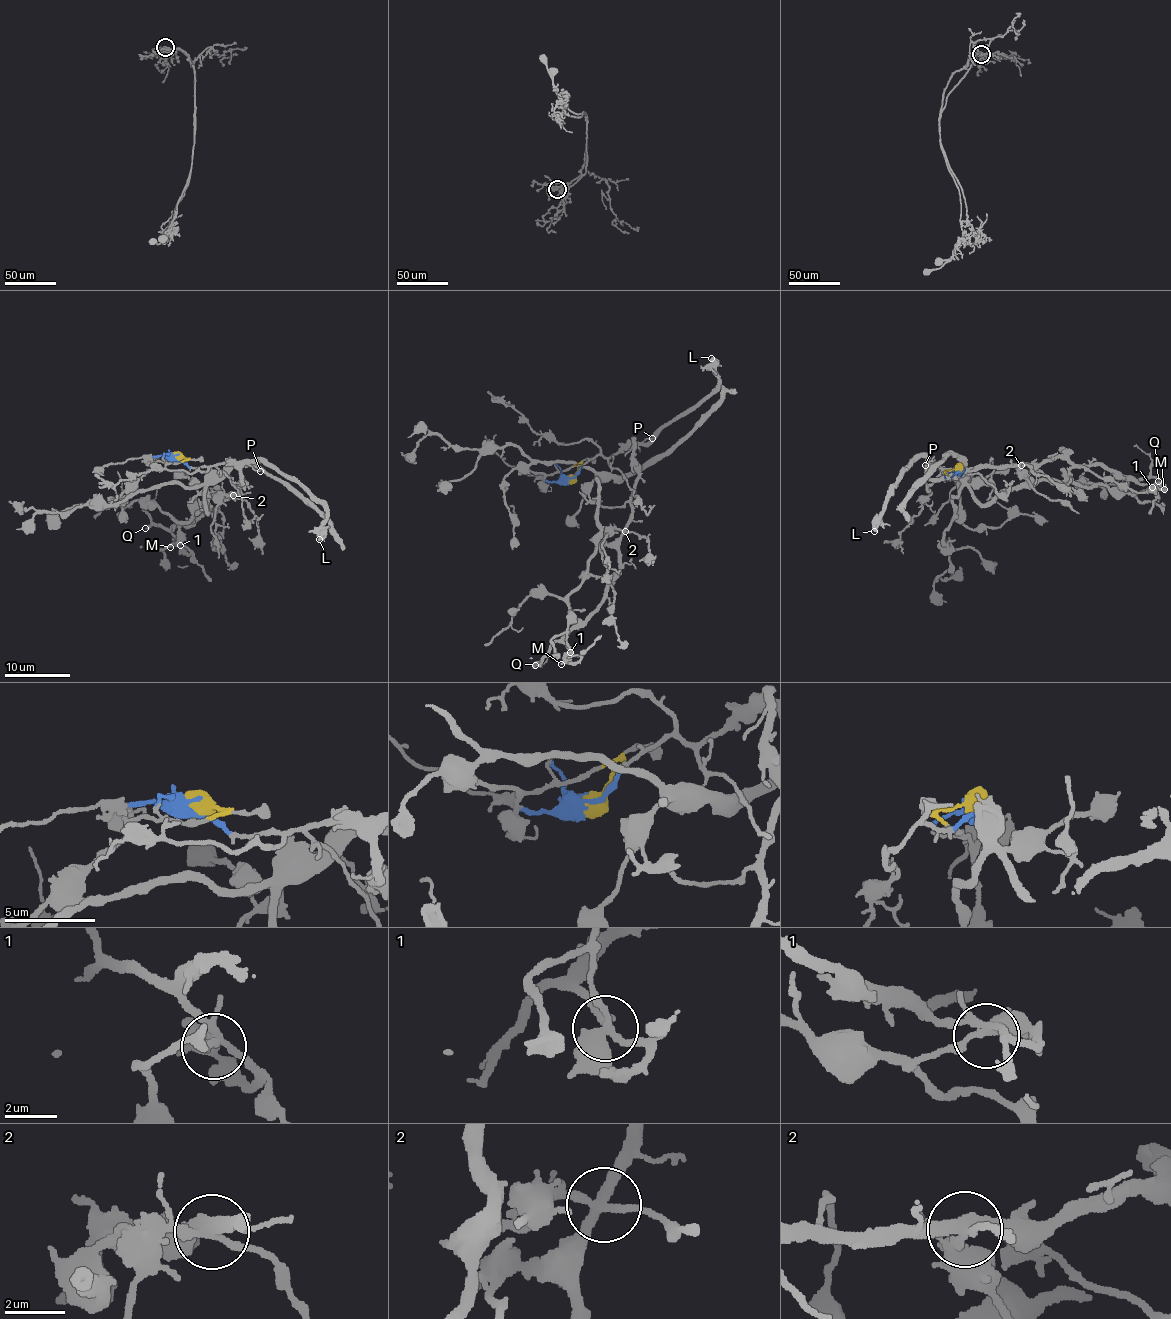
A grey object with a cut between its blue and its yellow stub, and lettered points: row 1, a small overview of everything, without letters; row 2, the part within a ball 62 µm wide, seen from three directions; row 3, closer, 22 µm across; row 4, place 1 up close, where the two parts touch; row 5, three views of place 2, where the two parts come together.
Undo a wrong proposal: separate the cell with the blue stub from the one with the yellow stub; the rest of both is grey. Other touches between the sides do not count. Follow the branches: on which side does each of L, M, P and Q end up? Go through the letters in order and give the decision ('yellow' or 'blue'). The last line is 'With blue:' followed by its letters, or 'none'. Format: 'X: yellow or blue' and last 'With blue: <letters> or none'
L: blue
M: yellow
P: blue
Q: blue
With blue: L, P, Q

